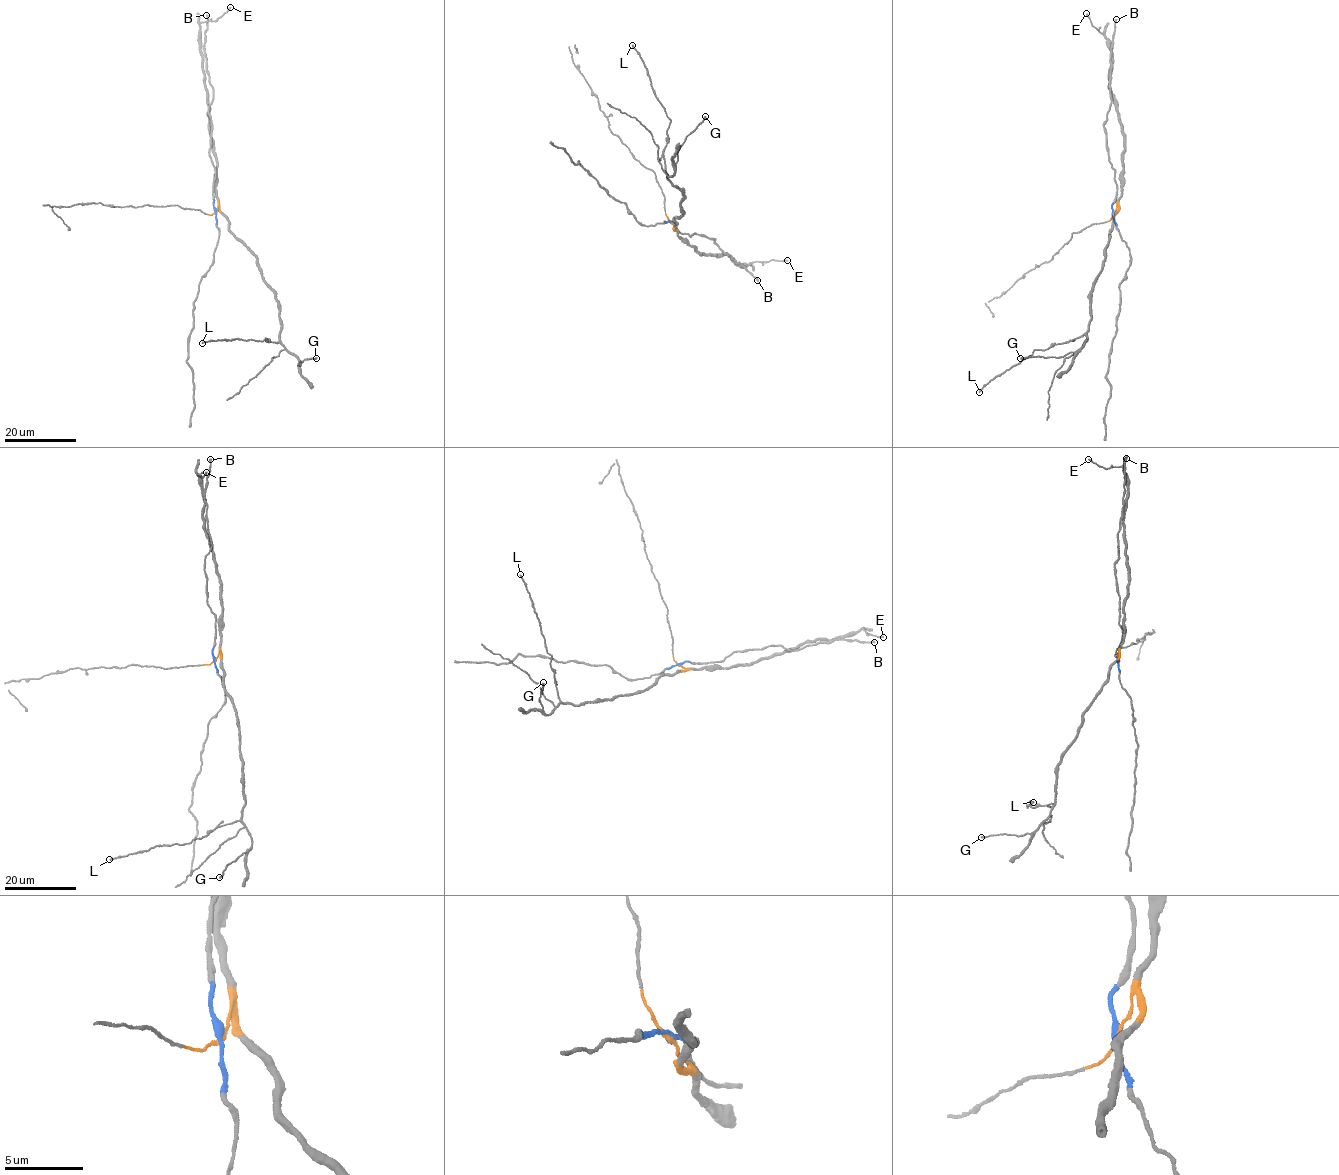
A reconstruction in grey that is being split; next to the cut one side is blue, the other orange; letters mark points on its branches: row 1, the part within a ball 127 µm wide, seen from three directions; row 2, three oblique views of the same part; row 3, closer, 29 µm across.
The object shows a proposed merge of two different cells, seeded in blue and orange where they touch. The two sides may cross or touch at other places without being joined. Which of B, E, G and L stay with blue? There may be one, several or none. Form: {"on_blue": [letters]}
{"on_blue": ["B"]}

